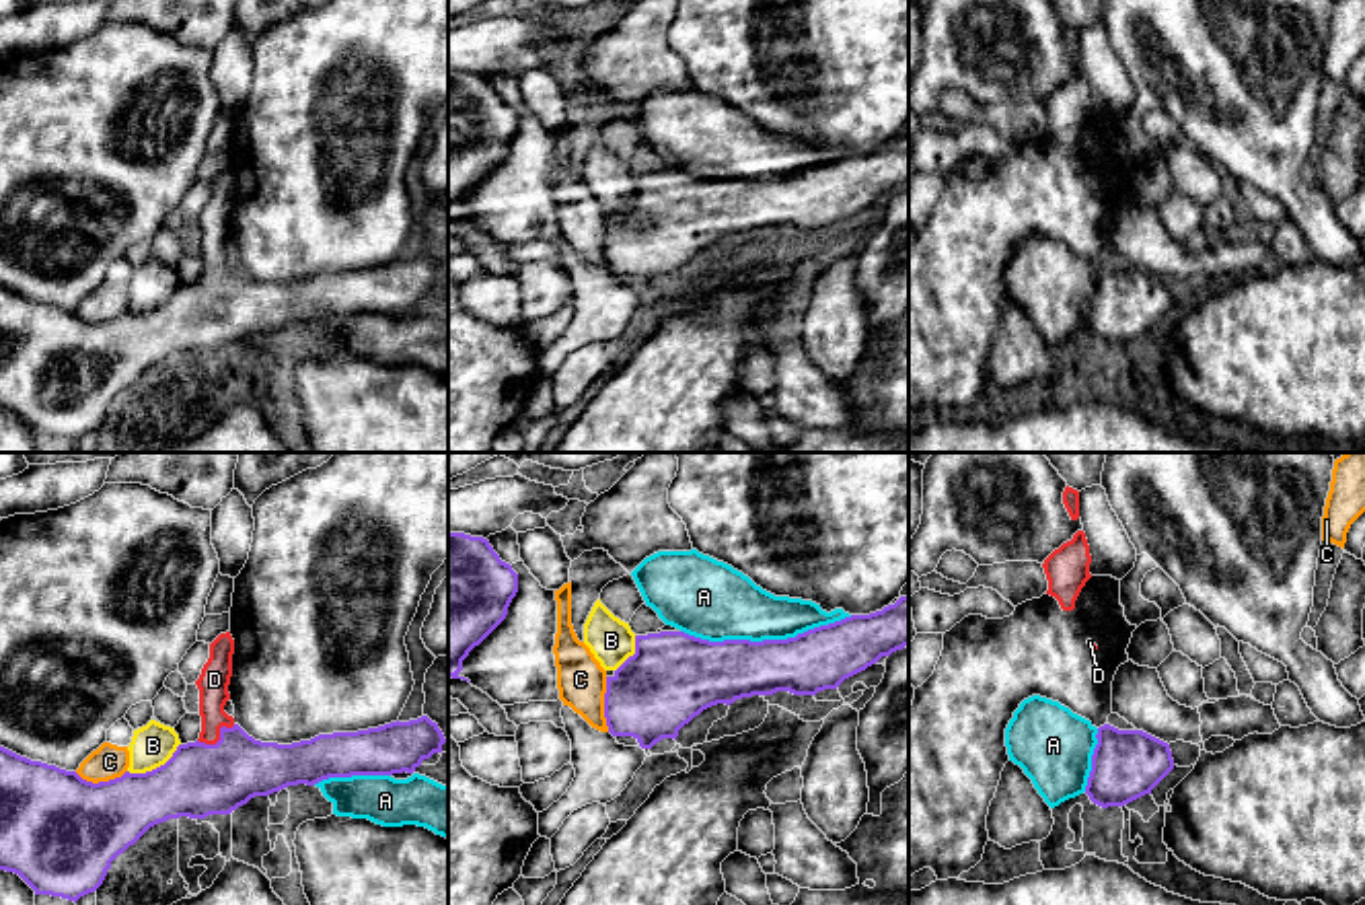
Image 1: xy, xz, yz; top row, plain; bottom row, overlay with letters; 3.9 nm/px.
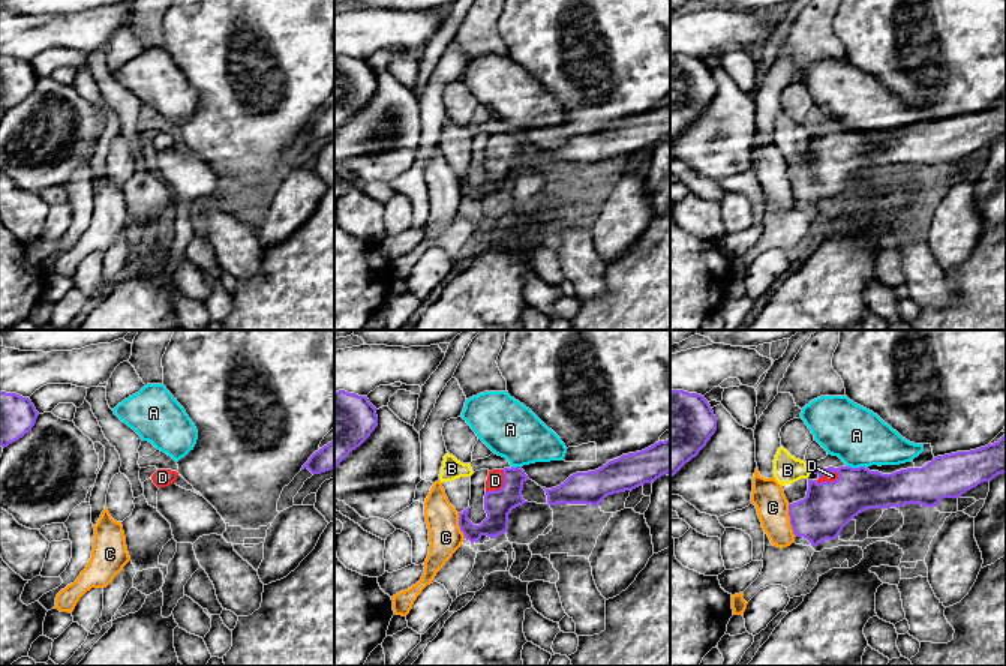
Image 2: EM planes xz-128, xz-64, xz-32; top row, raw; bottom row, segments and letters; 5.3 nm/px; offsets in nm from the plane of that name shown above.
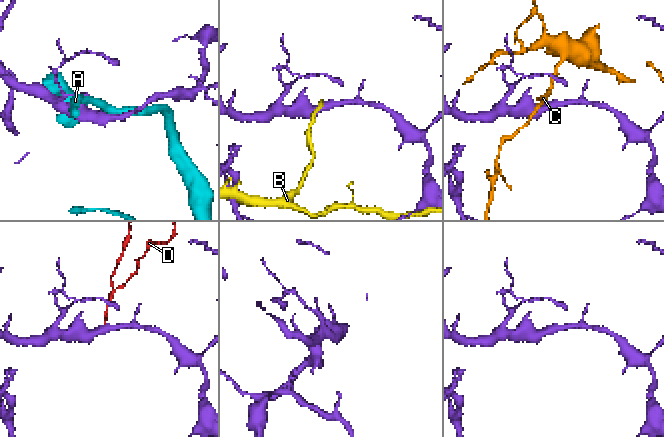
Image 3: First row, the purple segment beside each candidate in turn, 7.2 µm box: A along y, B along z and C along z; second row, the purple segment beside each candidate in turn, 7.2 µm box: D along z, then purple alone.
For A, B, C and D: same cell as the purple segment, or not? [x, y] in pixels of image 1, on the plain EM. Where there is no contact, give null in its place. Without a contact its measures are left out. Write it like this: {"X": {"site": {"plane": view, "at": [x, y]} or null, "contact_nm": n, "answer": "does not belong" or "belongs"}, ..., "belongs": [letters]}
{"A": {"site": {"plane": "xz", "at": [765, 179]}, "contact_nm": 700, "answer": "does not belong"}, "B": {"site": {"plane": "xy", "at": [157, 307]}, "contact_nm": 240, "answer": "does not belong"}, "C": {"site": {"plane": "xz", "at": [605, 243]}, "contact_nm": 220, "answer": "does not belong"}, "D": {"site": {"plane": "xy", "at": [220, 276]}, "contact_nm": 170, "answer": "belongs"}, "belongs": ["D"]}

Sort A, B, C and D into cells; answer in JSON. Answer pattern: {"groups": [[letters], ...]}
{"groups": [["A"], ["B"], ["C"], ["D"]]}

